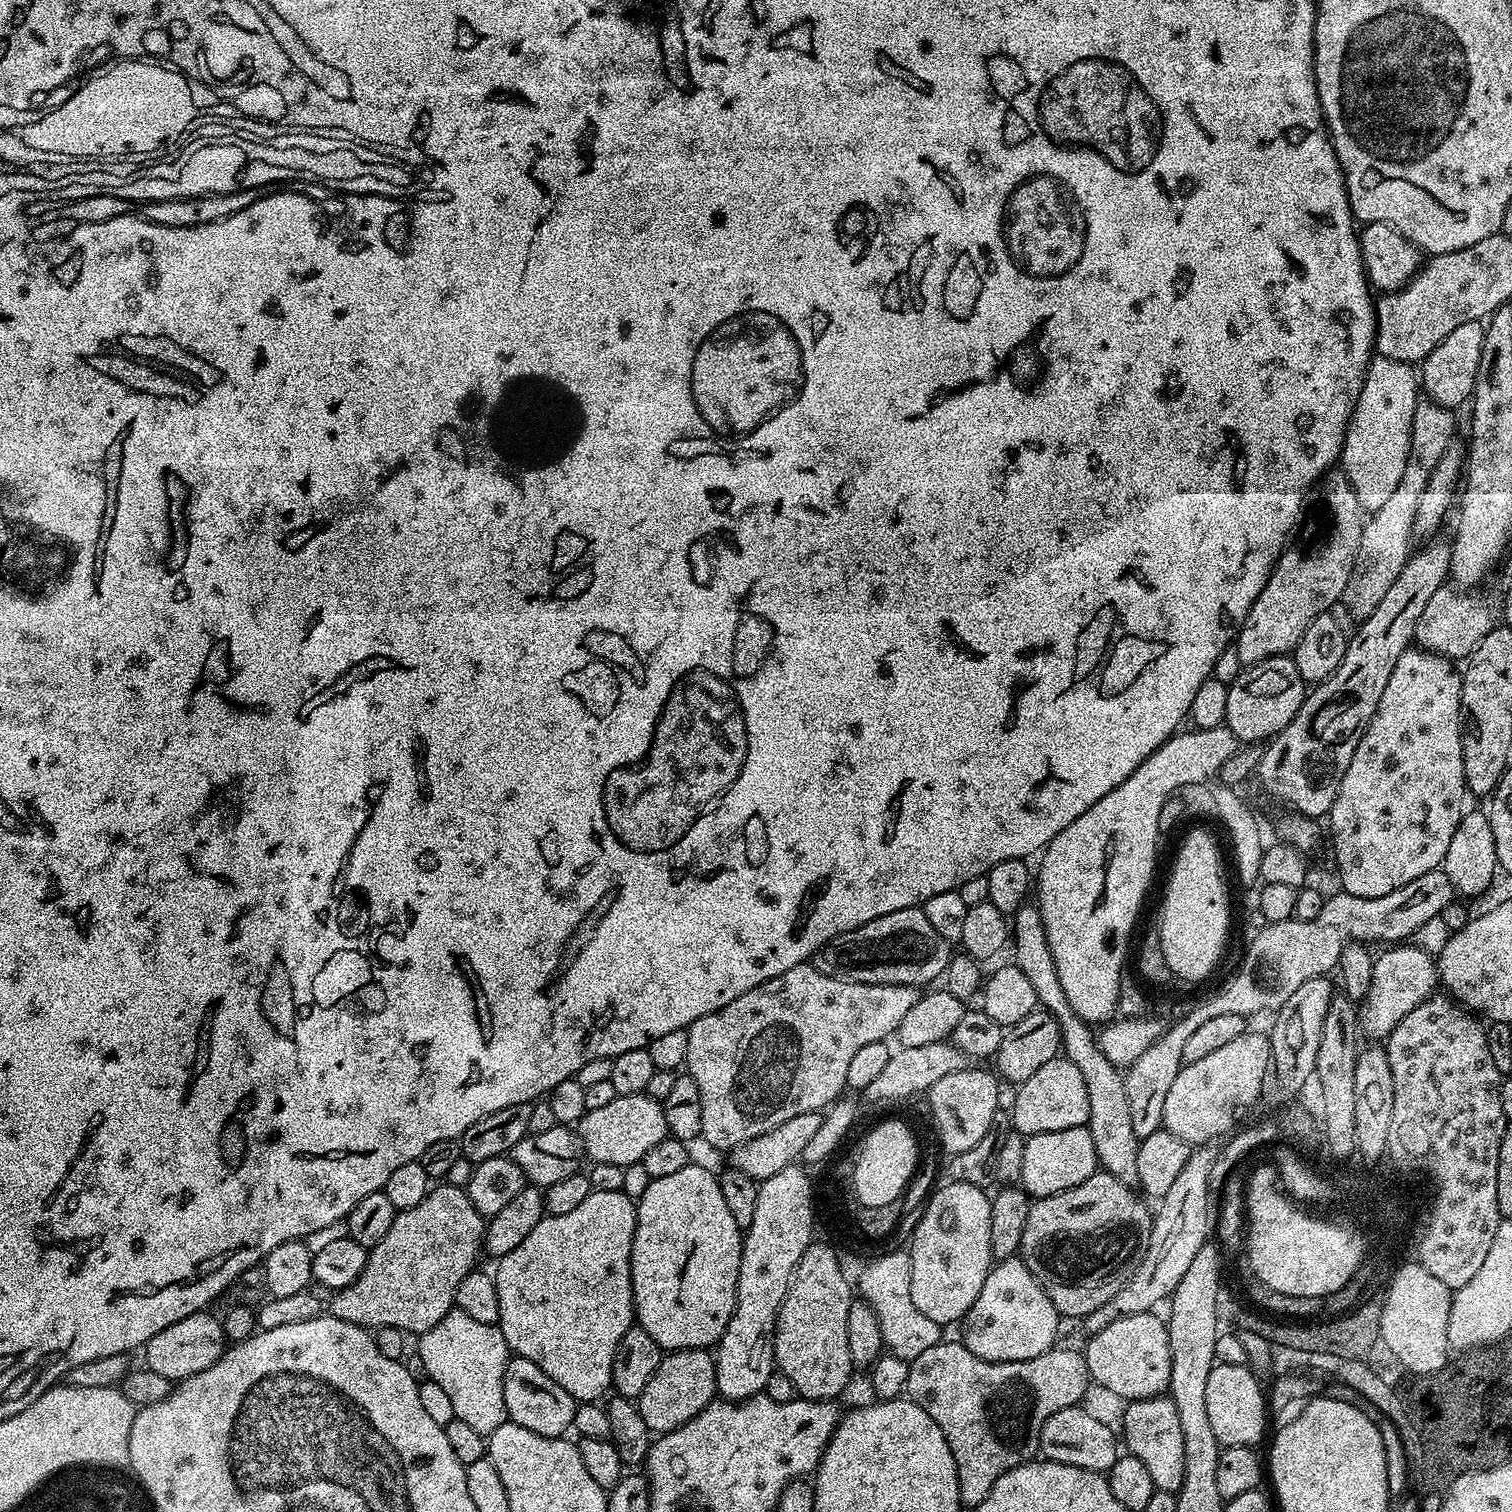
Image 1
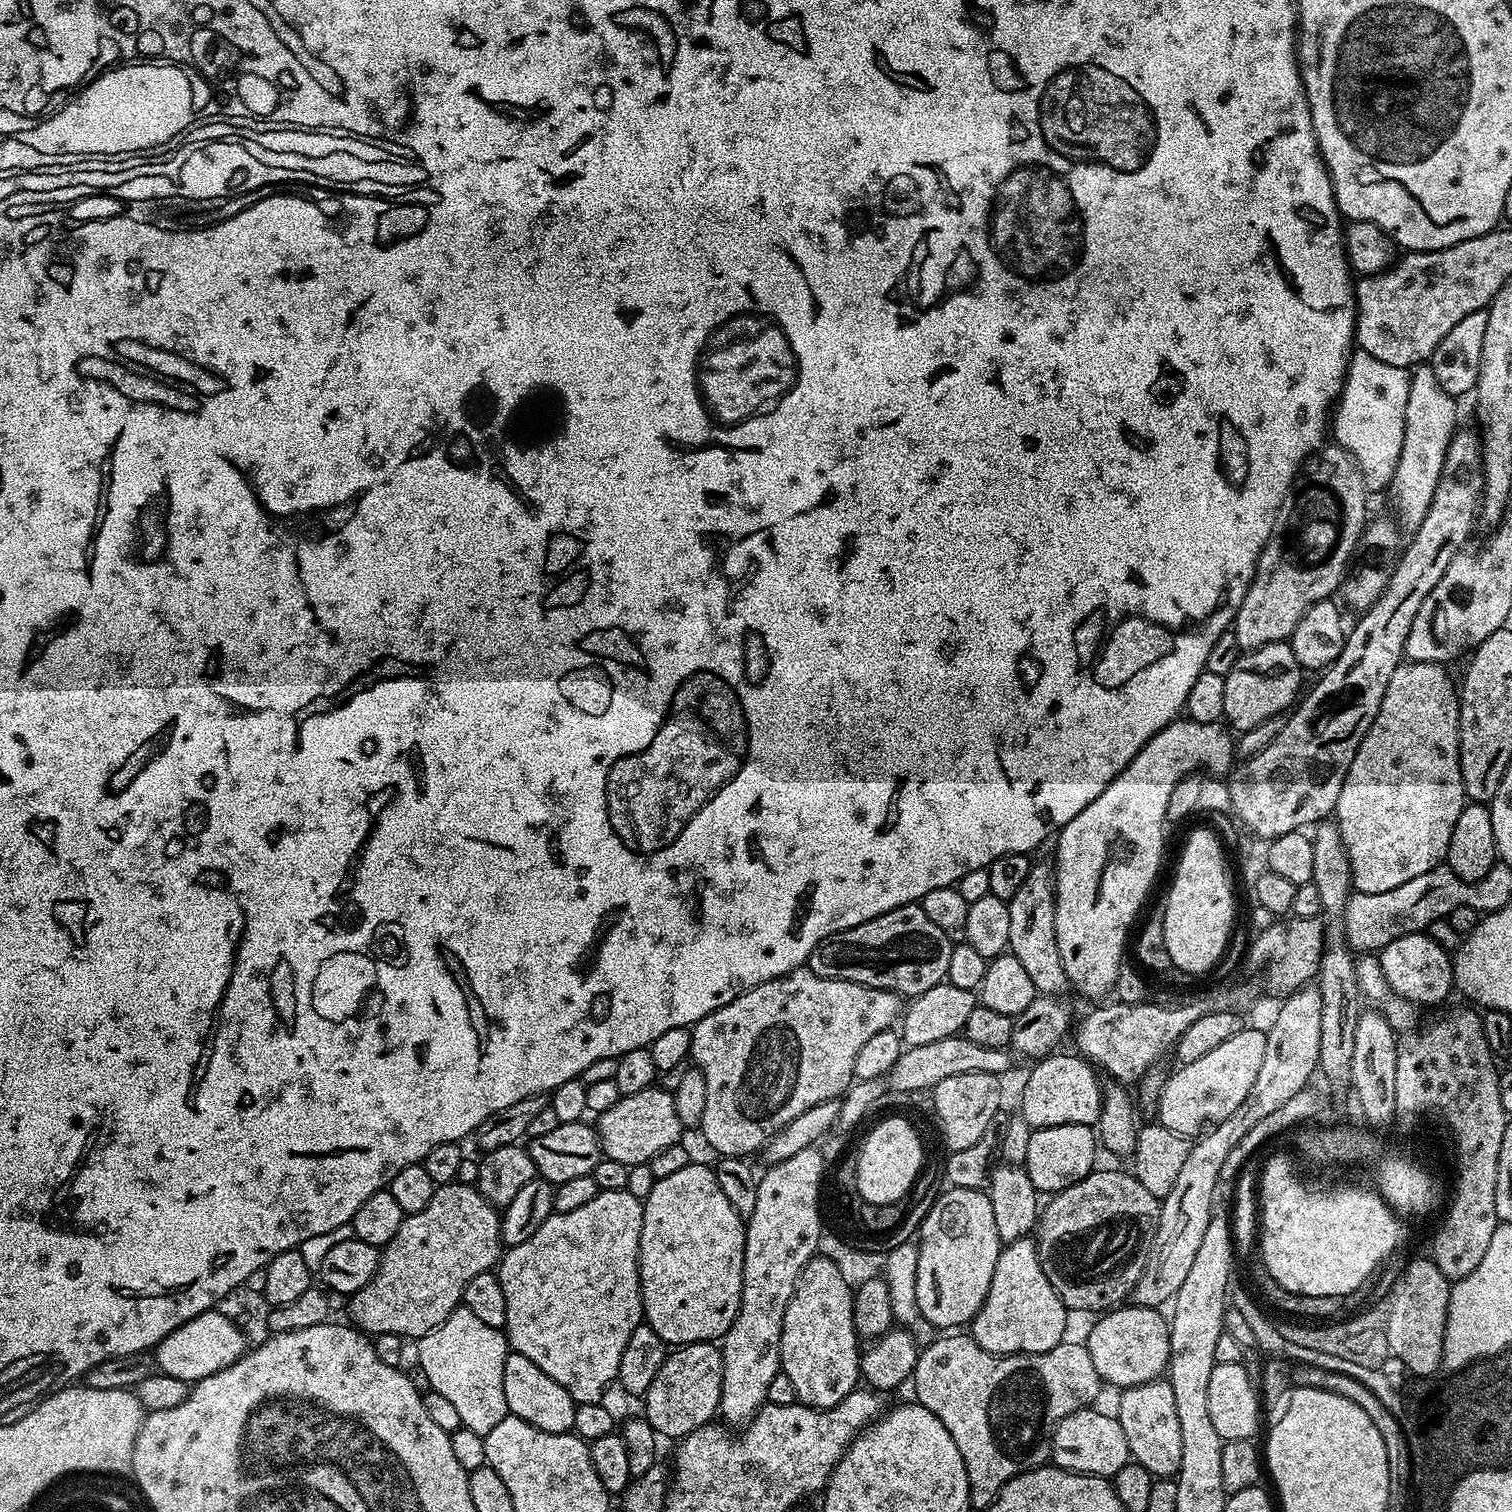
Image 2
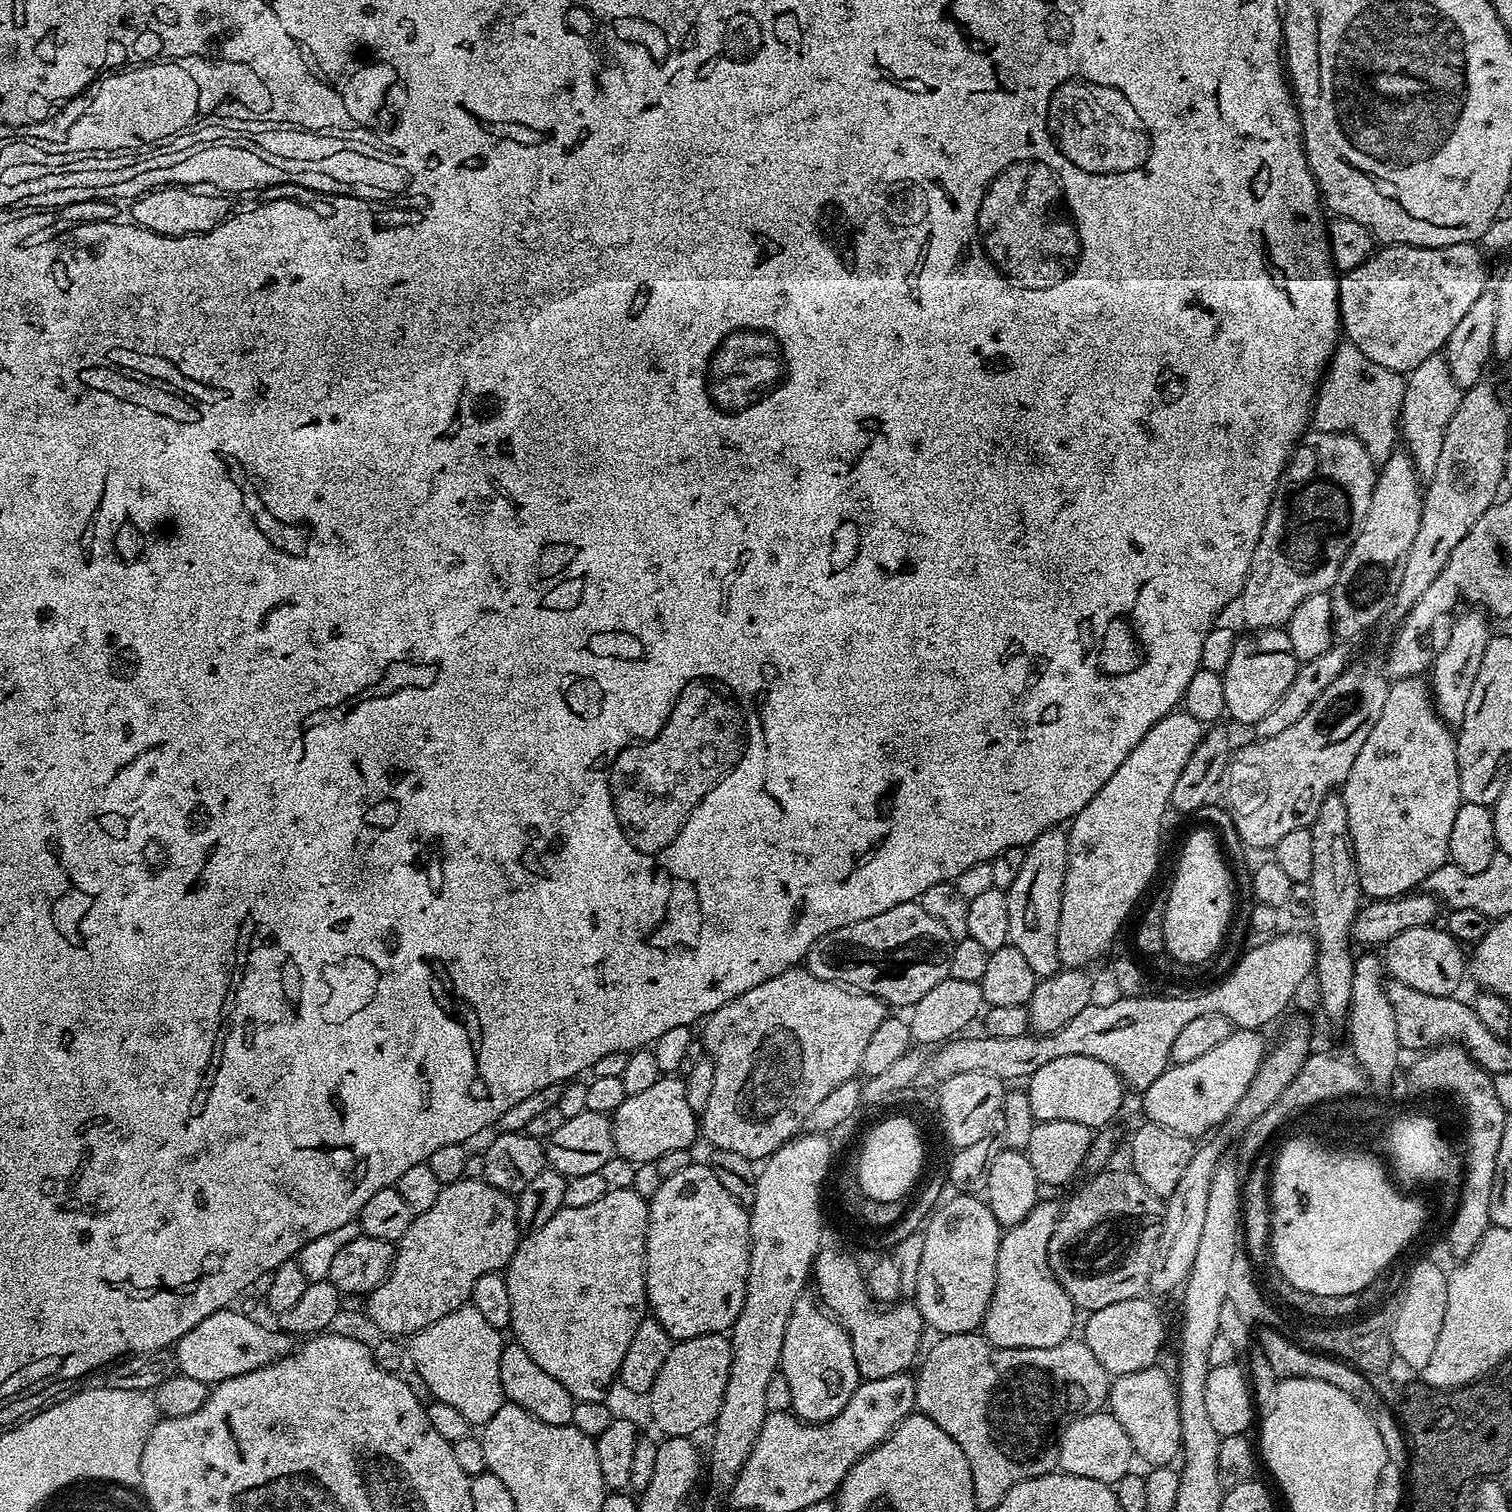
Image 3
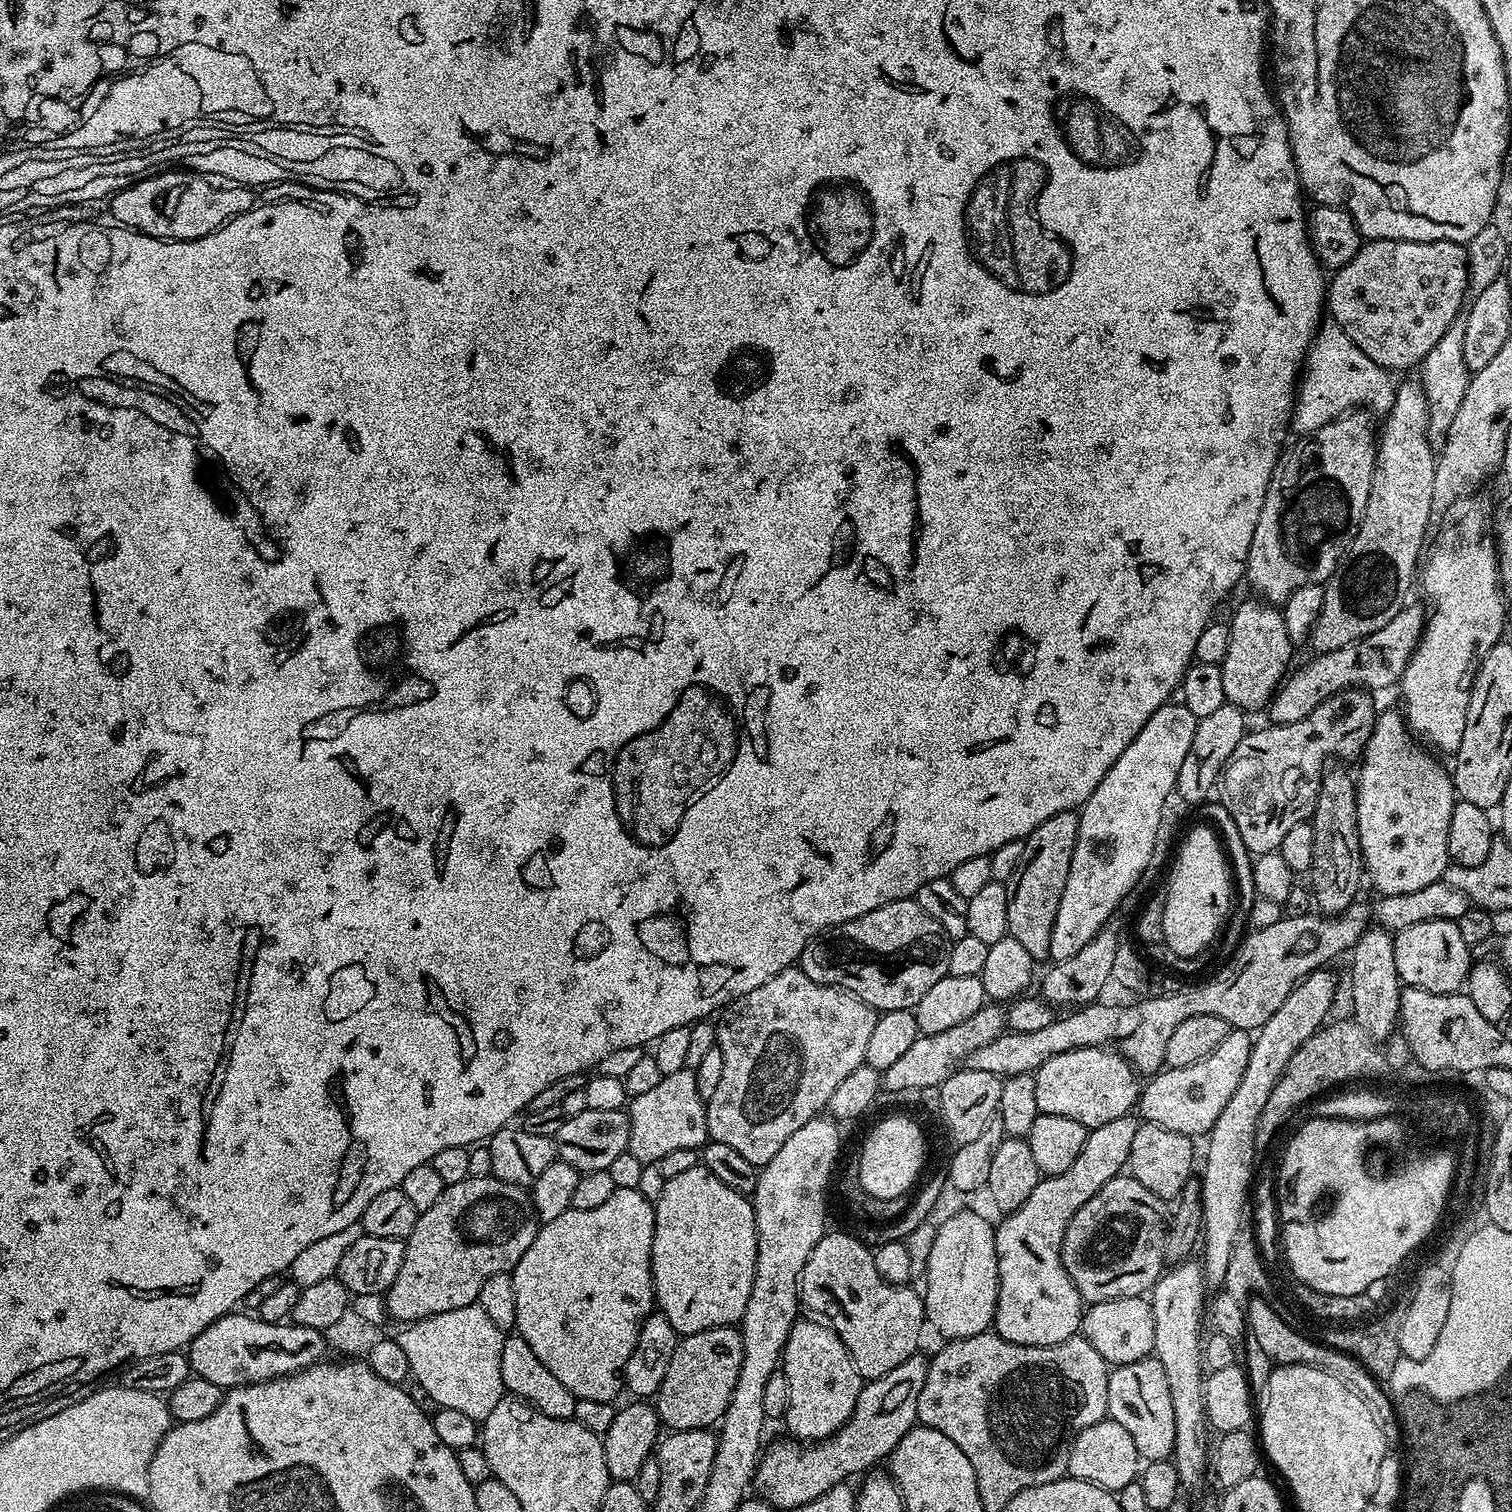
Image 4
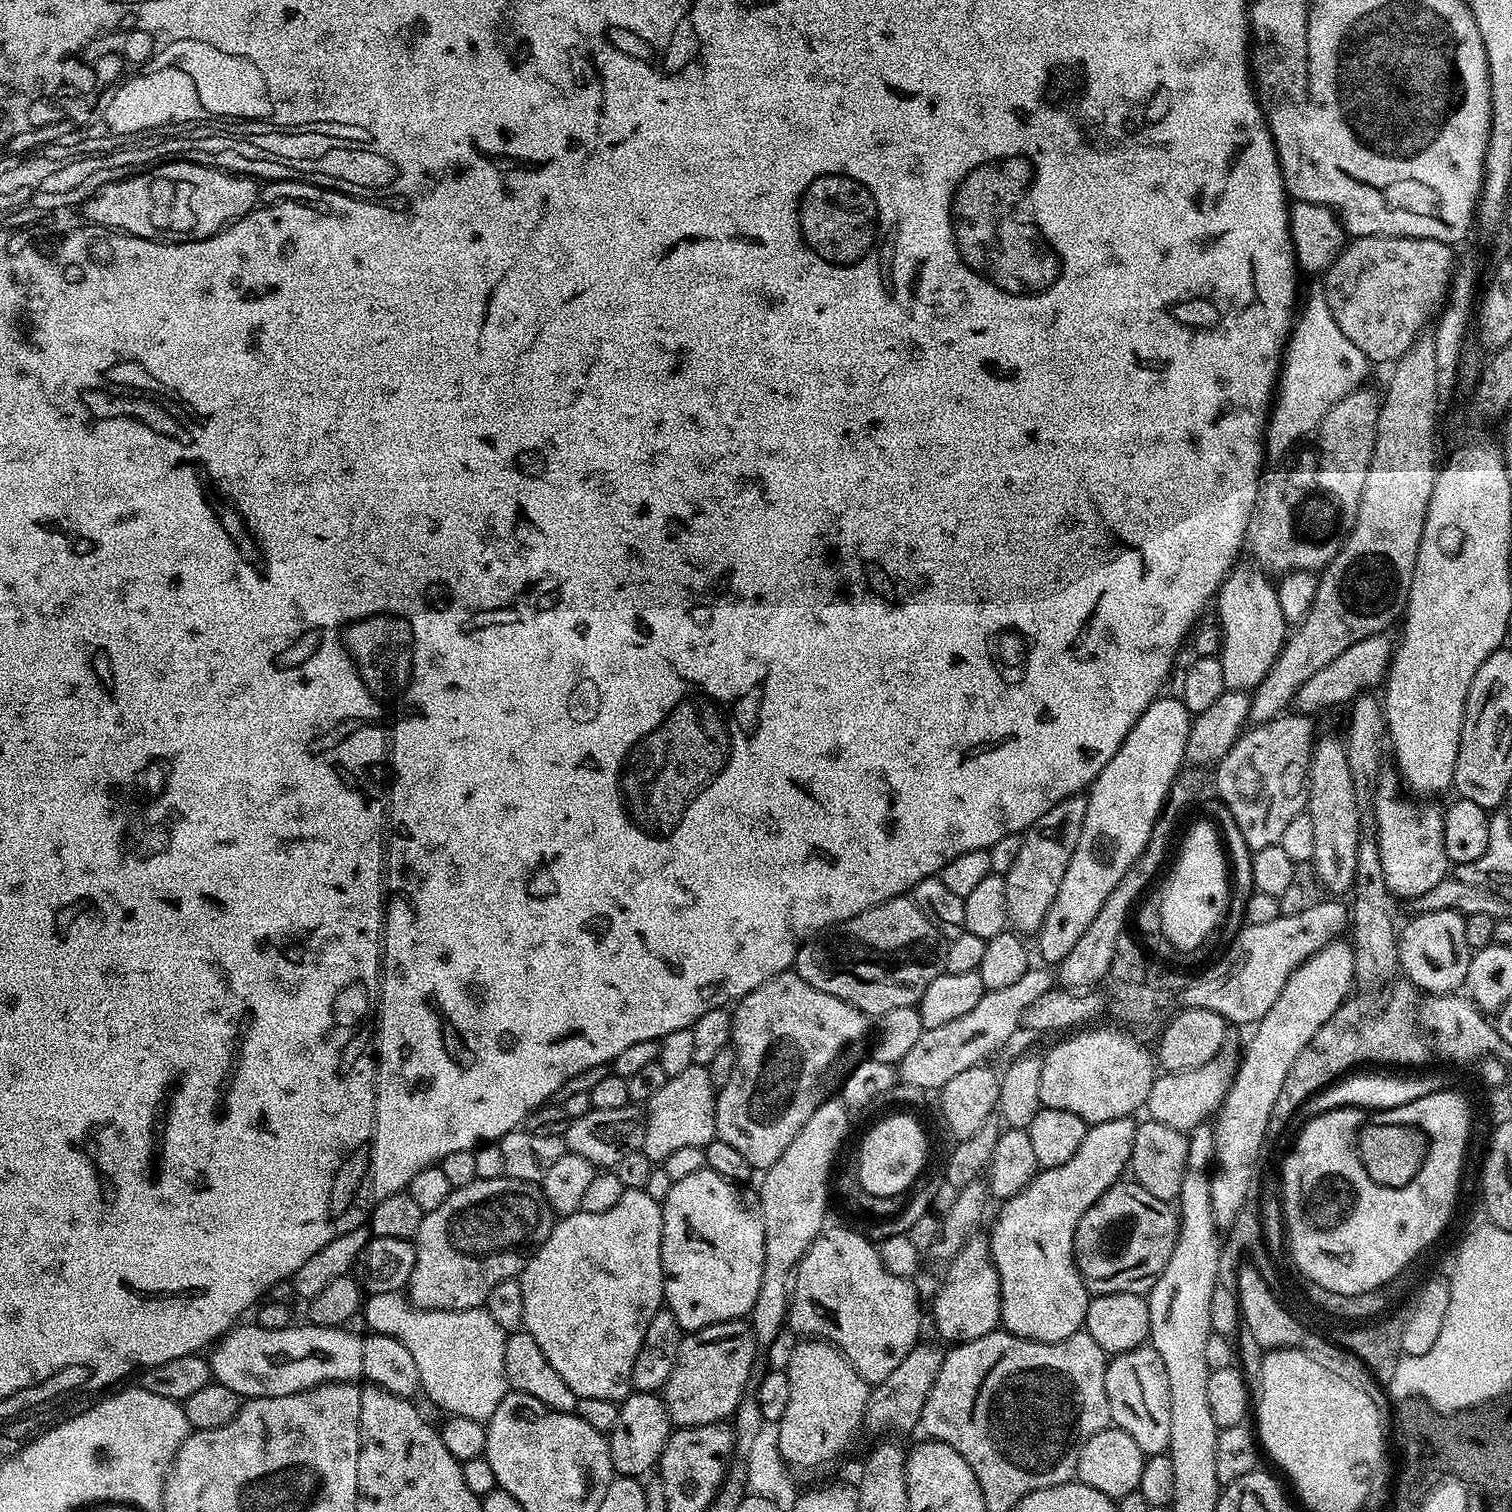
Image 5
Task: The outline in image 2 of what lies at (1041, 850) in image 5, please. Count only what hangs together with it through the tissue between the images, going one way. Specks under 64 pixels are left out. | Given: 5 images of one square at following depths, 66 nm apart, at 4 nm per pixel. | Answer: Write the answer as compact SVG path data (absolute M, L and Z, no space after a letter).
M1033 863L1030 874L1026 874L1026 878L1022 882L1022 886L1018 886L1018 894L1014 894L1014 898L1008 901L1008 909L1010 910L1010 938L1008 939L1008 948L1010 954L1014 958L1018 958L1018 962L1022 962L1026 975L1029 976L1030 982L1034 982L1037 993L1041 996L1063 997L1064 991L1069 991L1070 985L1068 975L1062 966L1062 954L1058 954L1058 938L1054 930L1054 910L1056 909L1056 878L1054 868L1051 863L1039 864Z

